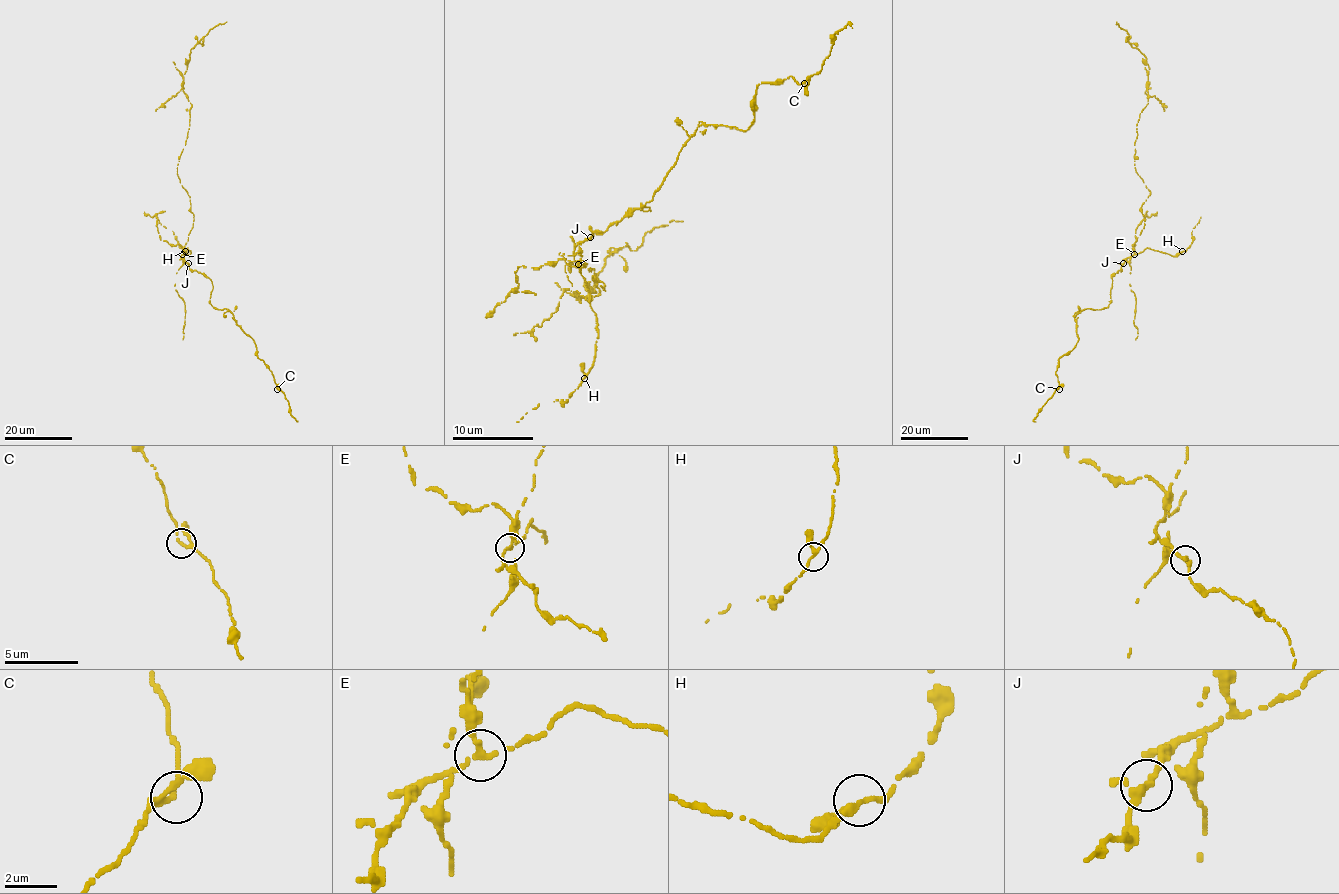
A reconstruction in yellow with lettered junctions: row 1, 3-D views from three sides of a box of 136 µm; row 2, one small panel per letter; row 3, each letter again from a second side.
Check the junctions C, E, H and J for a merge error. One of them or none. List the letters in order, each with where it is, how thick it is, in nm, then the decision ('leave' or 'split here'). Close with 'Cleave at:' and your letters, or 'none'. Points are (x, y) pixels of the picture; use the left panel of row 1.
C: place (277, 389); calibre 190 nm; leave
E: place (182, 254); calibre 200 nm; split here
H: place (185, 251); calibre 220 nm; leave
J: place (188, 263); calibre 240 nm; leave
Cleave at: E

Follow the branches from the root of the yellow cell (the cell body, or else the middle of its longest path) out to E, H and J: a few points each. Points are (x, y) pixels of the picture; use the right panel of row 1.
E: (1137, 238), (1133, 246), (1135, 254)
H: (1137, 238), (1133, 246), (1136, 254), (1147, 248), (1173, 256), (1182, 251)
J: (1137, 238), (1133, 246), (1134, 254), (1123, 264)

